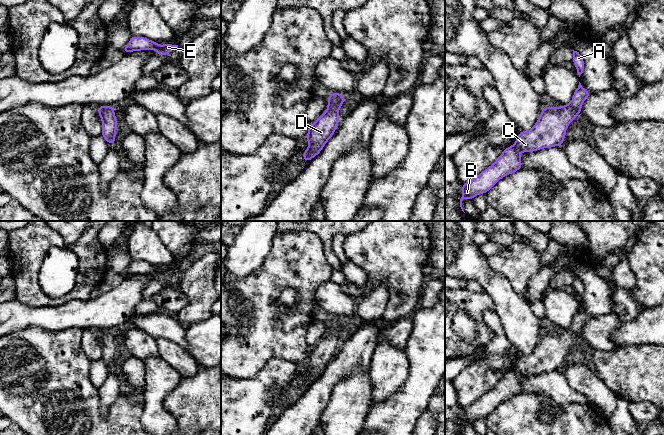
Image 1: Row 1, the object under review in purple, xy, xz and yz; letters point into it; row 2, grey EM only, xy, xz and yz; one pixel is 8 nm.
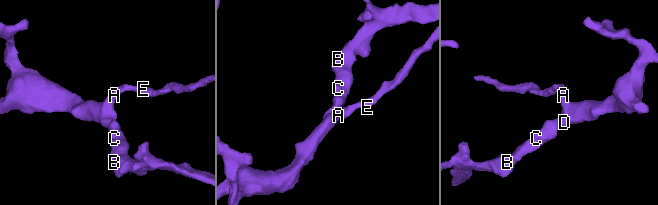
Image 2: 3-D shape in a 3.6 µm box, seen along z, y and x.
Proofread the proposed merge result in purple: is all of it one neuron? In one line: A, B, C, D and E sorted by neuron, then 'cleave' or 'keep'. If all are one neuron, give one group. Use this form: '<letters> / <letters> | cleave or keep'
A B C D E | keep

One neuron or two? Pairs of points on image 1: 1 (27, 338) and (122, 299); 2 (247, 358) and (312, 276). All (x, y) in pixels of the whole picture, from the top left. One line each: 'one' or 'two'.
1: two
2: one

